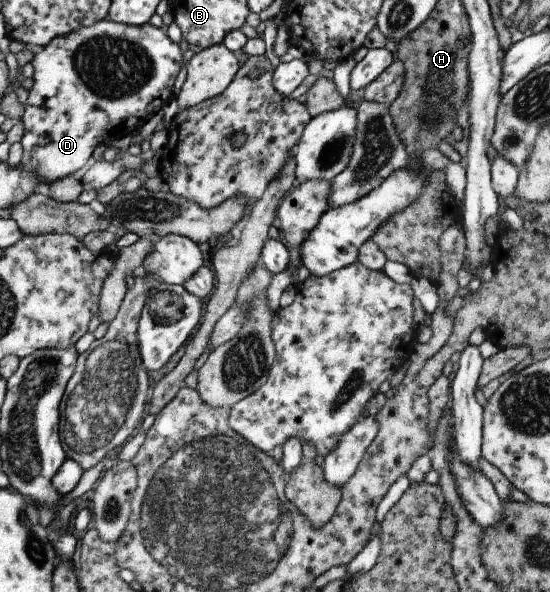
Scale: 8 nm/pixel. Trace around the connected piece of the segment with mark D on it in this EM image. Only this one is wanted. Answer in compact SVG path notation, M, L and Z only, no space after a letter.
M105 18L51 39L30 61L33 84L20 118L24 130L19 141L23 151L18 163L21 170L35 174L39 182L55 182L83 168L95 146L137 132L151 114L175 97L173 82L181 76L182 62L177 43L149 22L133 26Z

